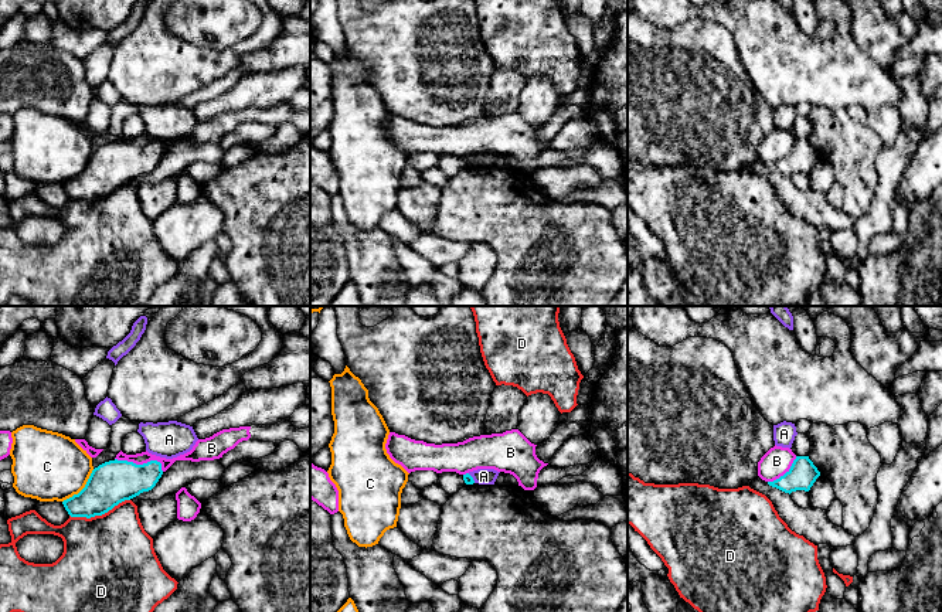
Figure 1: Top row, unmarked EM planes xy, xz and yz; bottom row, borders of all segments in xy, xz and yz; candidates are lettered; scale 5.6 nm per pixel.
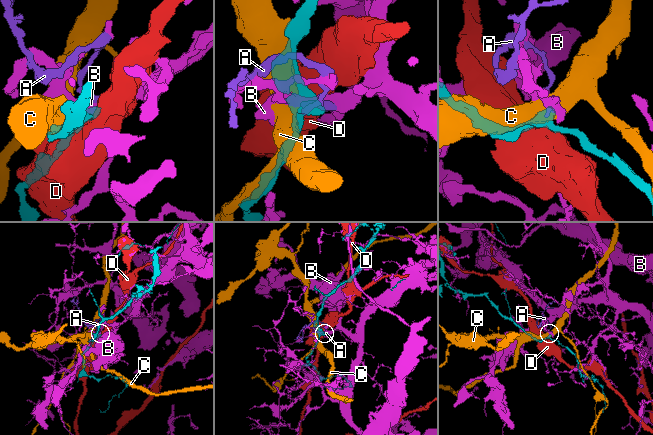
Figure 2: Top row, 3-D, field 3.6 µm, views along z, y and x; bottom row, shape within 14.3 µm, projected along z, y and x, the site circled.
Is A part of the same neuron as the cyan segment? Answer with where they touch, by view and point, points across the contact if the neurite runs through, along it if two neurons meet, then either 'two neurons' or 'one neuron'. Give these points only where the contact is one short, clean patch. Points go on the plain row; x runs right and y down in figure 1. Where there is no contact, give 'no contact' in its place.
meets cyan in xz at (472, 160); border along xz (468, 156), (475, 165); two neurons

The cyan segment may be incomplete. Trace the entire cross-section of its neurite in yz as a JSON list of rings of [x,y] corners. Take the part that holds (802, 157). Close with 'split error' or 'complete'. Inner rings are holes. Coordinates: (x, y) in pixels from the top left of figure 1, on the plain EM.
[[[796,139],[790,152],[779,162],[768,164],[768,167],[789,177],[796,173],[809,174],[819,159],[820,154],[809,139]]]; complete

